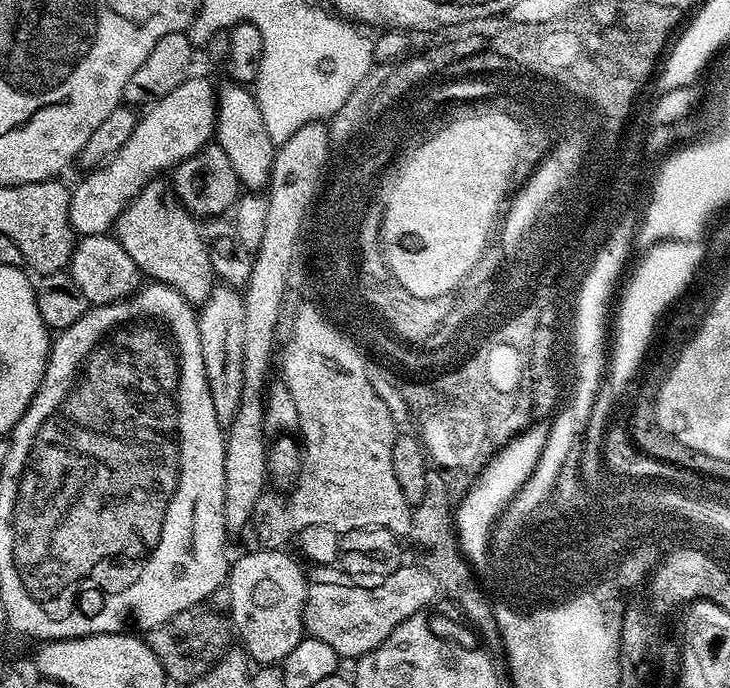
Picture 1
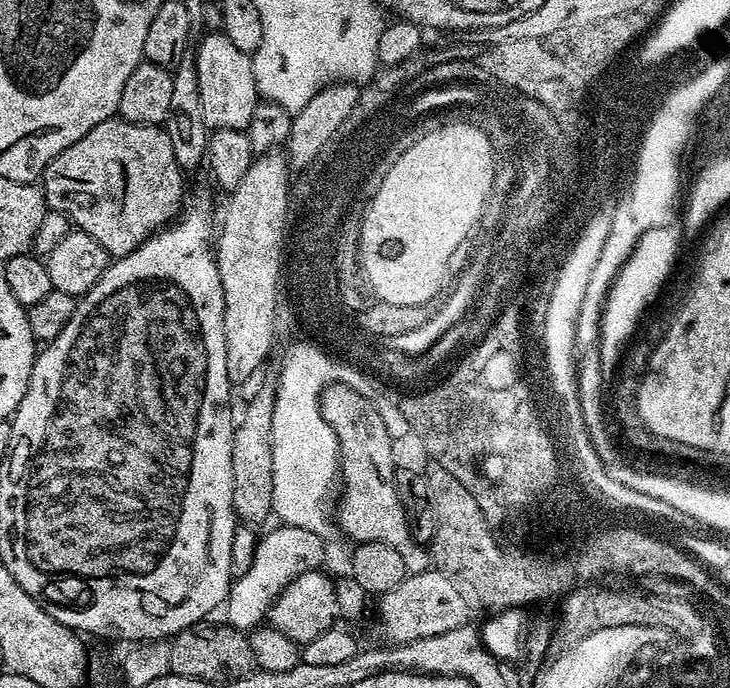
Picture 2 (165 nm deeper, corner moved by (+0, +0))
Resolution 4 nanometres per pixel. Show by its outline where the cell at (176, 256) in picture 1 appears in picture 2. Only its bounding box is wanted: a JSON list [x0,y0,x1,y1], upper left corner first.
[42,118,185,258]

